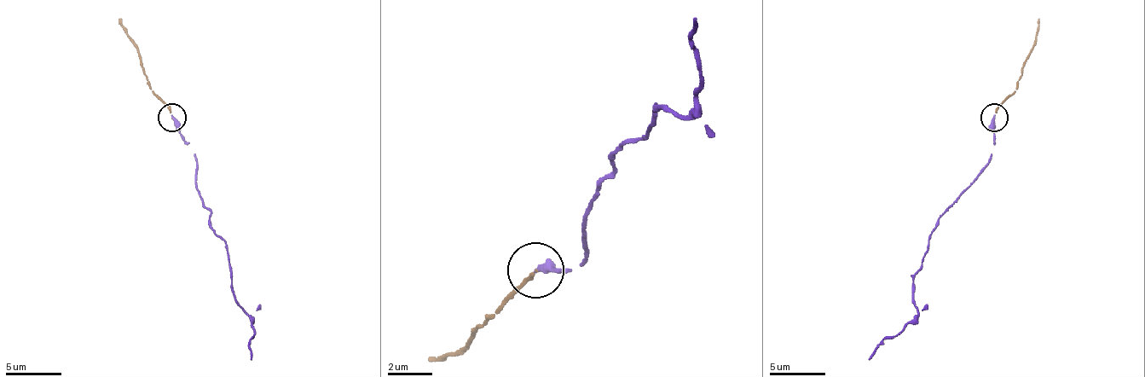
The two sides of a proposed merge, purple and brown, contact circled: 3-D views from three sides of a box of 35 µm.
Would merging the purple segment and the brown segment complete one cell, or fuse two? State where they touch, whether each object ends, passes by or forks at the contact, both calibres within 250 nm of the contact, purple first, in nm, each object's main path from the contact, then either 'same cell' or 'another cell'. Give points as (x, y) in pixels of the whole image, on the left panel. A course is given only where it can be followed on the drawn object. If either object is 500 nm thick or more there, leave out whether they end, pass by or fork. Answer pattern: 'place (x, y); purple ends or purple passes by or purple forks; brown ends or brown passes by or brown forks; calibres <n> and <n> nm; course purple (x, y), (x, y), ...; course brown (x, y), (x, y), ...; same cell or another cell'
place (171, 117); purple ends; brown ends; calibres 340 and 110 nm; course purple (170, 117), (196, 166), (196, 189), (210, 219), (227, 245), (232, 295), (254, 331), (249, 342), (251, 359); course brown (170, 117), (170, 108), (146, 78), (132, 38), (118, 19); same cell

